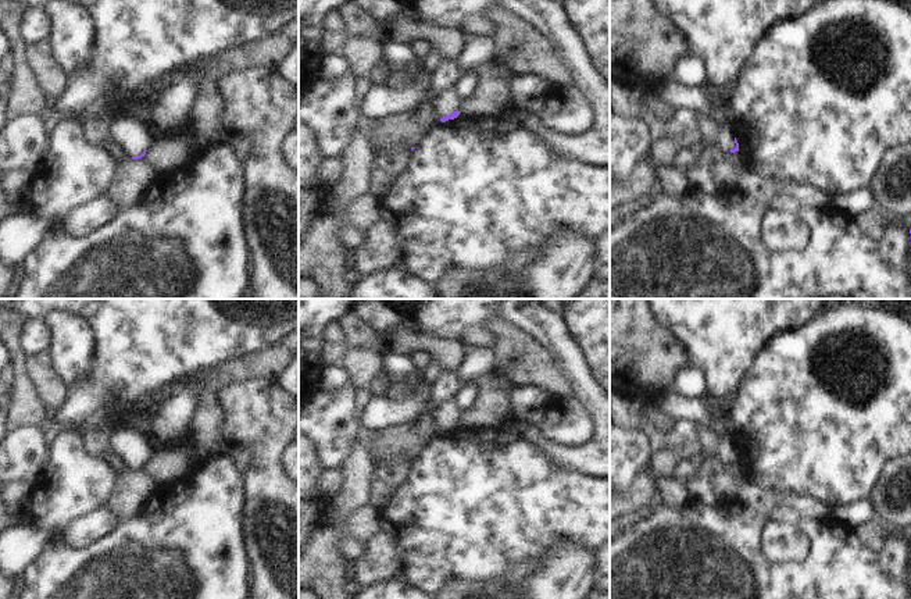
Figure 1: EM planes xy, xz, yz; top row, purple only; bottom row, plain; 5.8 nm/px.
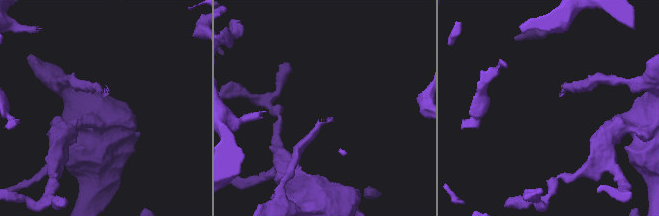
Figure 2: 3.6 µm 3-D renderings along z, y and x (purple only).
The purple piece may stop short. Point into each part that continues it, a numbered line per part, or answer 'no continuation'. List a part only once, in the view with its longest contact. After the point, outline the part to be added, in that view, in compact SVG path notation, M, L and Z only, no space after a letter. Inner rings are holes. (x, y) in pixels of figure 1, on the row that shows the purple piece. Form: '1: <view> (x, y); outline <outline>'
1: xz (445, 102); outline M451 89L433 93L429 97L429 101L432 103L433 110L439 118L457 111L461 103Z

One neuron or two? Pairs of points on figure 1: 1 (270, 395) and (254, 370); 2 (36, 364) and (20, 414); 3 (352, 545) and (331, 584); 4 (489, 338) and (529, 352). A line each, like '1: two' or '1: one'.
1: two
2: two
3: two
4: two

